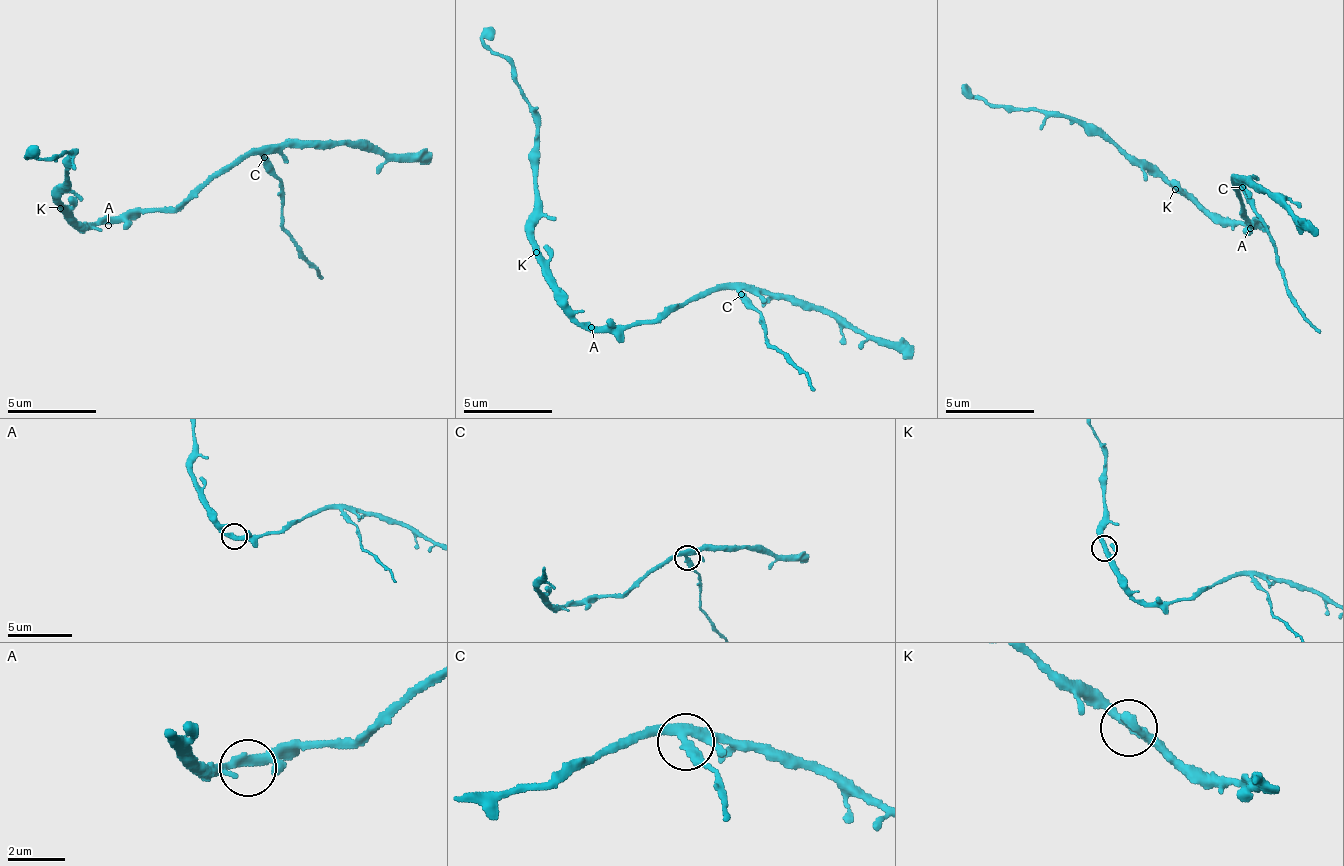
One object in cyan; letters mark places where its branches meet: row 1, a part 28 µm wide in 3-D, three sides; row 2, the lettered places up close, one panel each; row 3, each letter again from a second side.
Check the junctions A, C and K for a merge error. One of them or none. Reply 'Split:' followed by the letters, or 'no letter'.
Split: C

